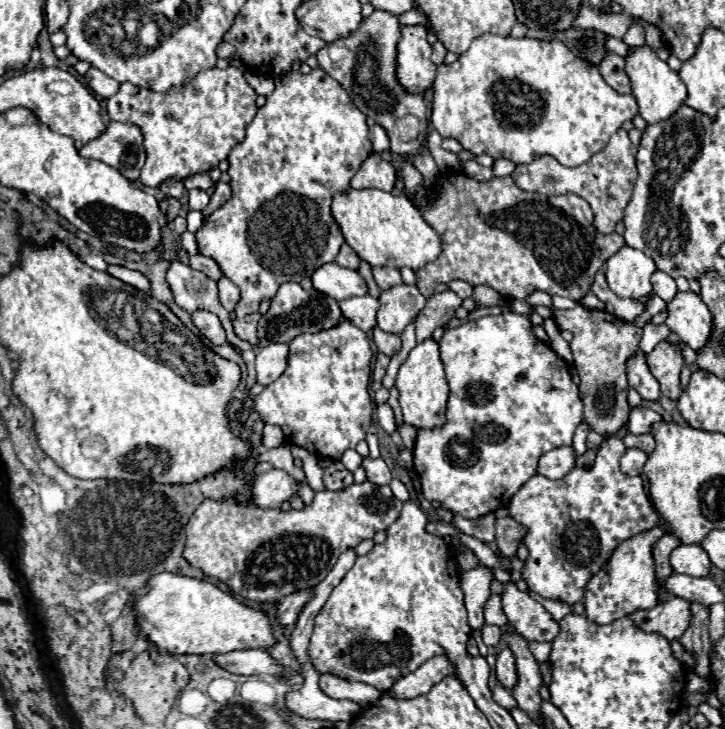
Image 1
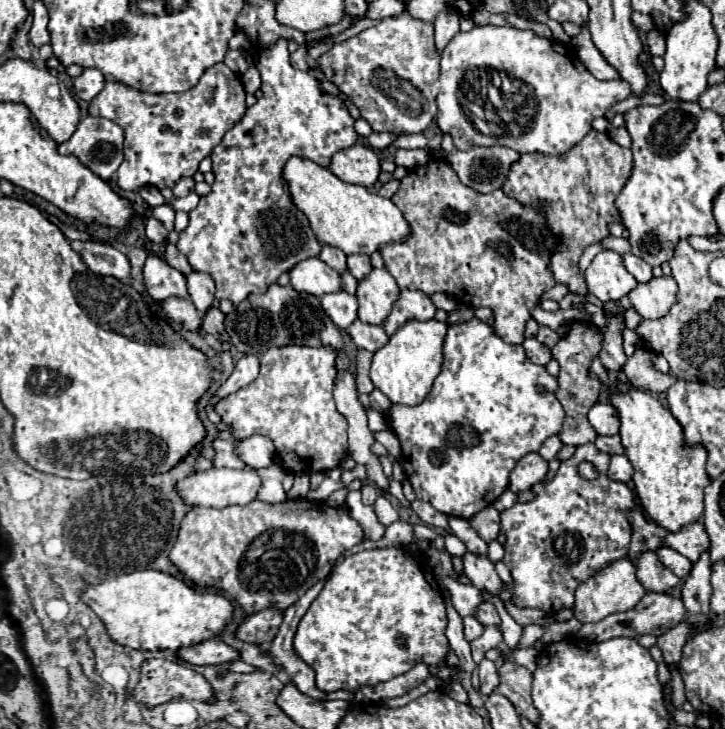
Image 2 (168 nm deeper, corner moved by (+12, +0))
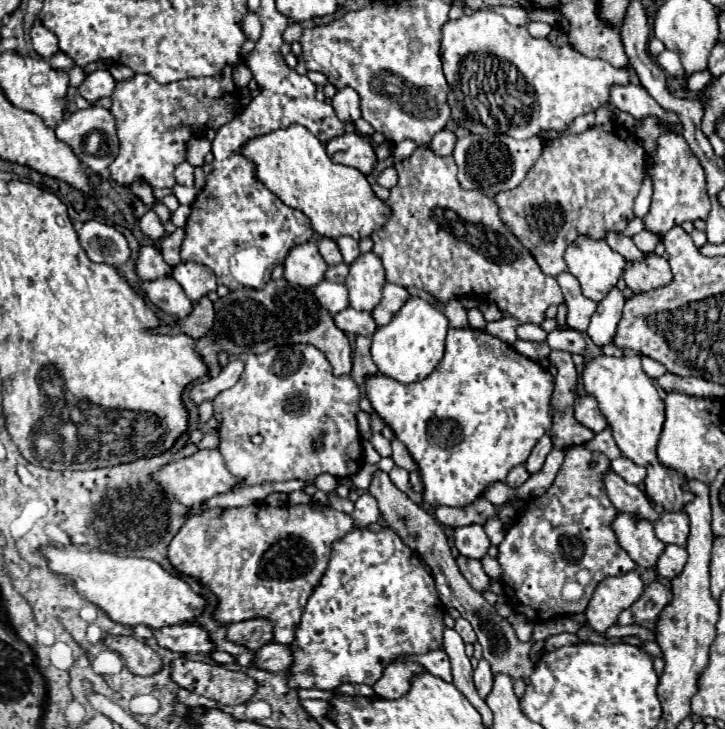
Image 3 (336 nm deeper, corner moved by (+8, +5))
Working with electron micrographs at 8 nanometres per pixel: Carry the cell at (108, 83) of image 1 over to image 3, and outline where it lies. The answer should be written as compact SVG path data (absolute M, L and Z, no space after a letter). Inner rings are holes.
M96 69L96 71L86 75L82 85L78 87L78 93L84 99L88 99L90 103L94 103L102 97L110 97L114 85L116 85L116 81L114 81L114 77L110 75L108 69Z

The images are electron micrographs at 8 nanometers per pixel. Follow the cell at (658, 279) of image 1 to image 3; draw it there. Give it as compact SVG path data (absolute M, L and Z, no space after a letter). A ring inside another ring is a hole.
M608 233L606 243L608 243L616 253L620 253L626 261L642 261L642 259L644 259L644 253L632 243L630 237L626 237L626 235L622 235L622 233Z

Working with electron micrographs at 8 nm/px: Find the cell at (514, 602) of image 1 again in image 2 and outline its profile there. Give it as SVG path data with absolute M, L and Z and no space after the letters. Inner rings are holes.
M466 552L464 554L464 574L472 580L472 584L476 588L484 588L490 594L498 594L502 588L502 580L498 578L494 564L480 554L474 552Z

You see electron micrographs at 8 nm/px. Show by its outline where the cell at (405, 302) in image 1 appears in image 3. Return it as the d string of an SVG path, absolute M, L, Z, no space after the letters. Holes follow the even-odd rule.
M362 253L352 265L346 279L350 307L358 311L368 311L380 303L386 285L386 271L382 261L374 253Z

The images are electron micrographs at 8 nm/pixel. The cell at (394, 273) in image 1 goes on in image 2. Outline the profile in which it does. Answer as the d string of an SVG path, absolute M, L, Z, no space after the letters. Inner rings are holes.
M350 254L348 256L348 272L356 280L364 278L370 270L372 270L372 266L370 266L370 258L366 254Z

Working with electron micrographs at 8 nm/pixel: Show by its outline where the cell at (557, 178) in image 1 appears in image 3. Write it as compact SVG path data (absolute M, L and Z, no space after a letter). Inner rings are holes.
M608 121L604 125L594 125L578 135L562 135L544 145L540 161L526 173L526 179L510 191L498 193L494 201L500 209L500 219L520 237L522 245L536 257L540 269L552 277L568 269L564 261L564 251L580 237L604 239L610 231L624 231L634 219L632 205L644 181L646 151L636 141L636 137L618 121Z

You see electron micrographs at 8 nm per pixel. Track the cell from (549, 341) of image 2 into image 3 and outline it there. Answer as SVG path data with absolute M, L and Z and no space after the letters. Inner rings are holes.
M556 329L548 335L546 343L550 345L550 349L564 349L570 353L578 353L584 355L586 353L586 339L582 333L578 333L576 329Z

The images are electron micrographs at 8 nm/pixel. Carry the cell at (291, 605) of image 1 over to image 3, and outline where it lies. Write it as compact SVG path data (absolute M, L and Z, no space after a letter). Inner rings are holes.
M260 617L232 623L232 625L228 625L228 633L226 633L226 639L230 639L232 643L238 643L238 645L244 645L252 651L258 651L262 645L270 643L272 637L274 637L272 623L268 619L260 619Z

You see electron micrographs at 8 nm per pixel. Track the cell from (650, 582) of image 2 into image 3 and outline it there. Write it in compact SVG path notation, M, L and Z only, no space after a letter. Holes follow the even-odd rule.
M618 513L618 517L612 523L612 529L618 535L620 547L634 559L638 567L656 567L658 557L662 555L666 545L656 537L654 525L650 521L640 521L626 513Z

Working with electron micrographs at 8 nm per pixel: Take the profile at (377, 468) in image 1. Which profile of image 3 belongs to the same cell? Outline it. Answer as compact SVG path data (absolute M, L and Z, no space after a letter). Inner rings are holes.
M366 491L358 497L358 501L354 503L354 511L352 511L352 519L356 521L356 527L366 527L374 521L380 519L380 511L378 511L378 501Z

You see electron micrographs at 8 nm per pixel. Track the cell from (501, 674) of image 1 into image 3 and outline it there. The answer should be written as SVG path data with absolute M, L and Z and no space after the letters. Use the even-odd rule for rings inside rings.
M480 659L476 671L474 671L474 683L476 683L476 689L480 693L480 697L488 697L488 693L492 691L492 685L494 685L494 675L492 675L492 669L488 665L486 659Z

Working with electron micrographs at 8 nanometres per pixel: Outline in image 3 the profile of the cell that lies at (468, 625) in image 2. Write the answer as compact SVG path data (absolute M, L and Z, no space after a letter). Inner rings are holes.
M460 617L460 619L456 619L454 629L460 633L460 637L462 637L466 643L476 643L476 633L474 633L470 621L466 621L466 619Z

